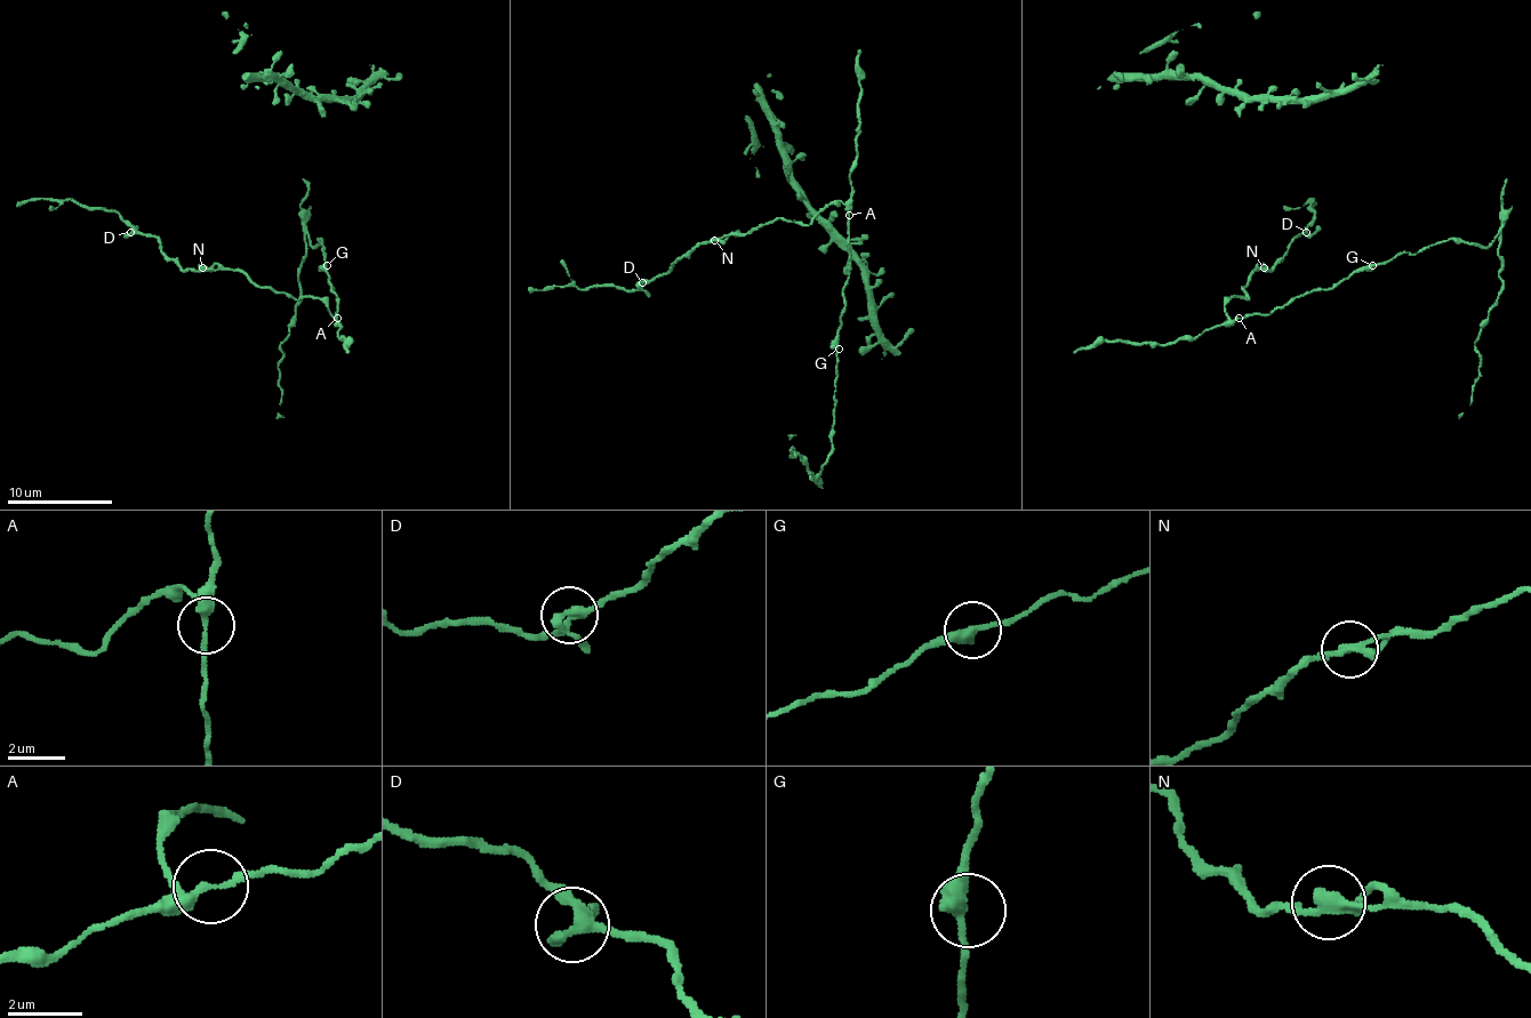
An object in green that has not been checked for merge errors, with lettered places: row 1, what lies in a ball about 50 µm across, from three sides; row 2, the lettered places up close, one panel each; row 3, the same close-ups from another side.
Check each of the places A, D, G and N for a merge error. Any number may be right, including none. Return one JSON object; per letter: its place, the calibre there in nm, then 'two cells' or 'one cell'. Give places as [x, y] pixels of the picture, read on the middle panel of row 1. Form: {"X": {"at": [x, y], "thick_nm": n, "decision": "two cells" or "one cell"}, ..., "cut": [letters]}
{"A": {"at": [849, 215], "thick_nm": 200, "decision": "one cell"}, "D": {"at": [642, 282], "thick_nm": 280, "decision": "one cell"}, "G": {"at": [839, 349], "thick_nm": 360, "decision": "one cell"}, "N": {"at": [714, 240], "thick_nm": 260, "decision": "one cell"}, "cut": []}

